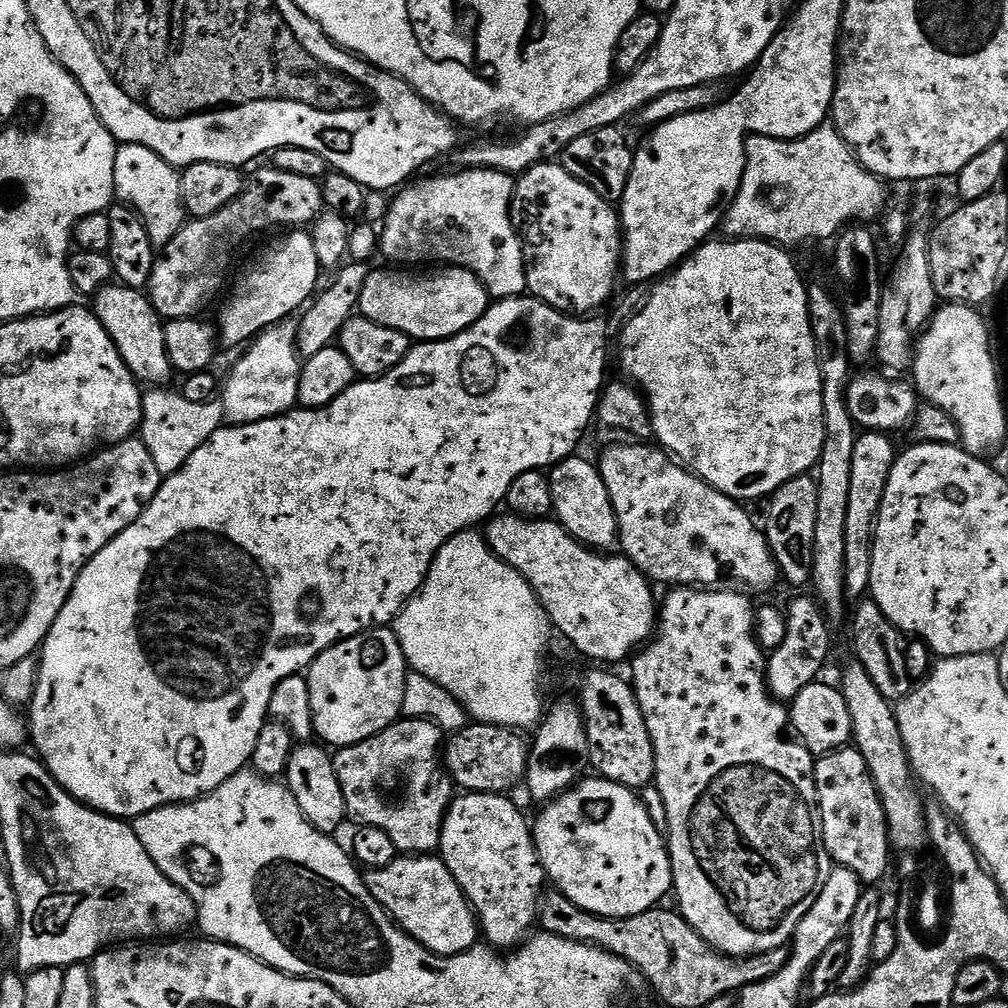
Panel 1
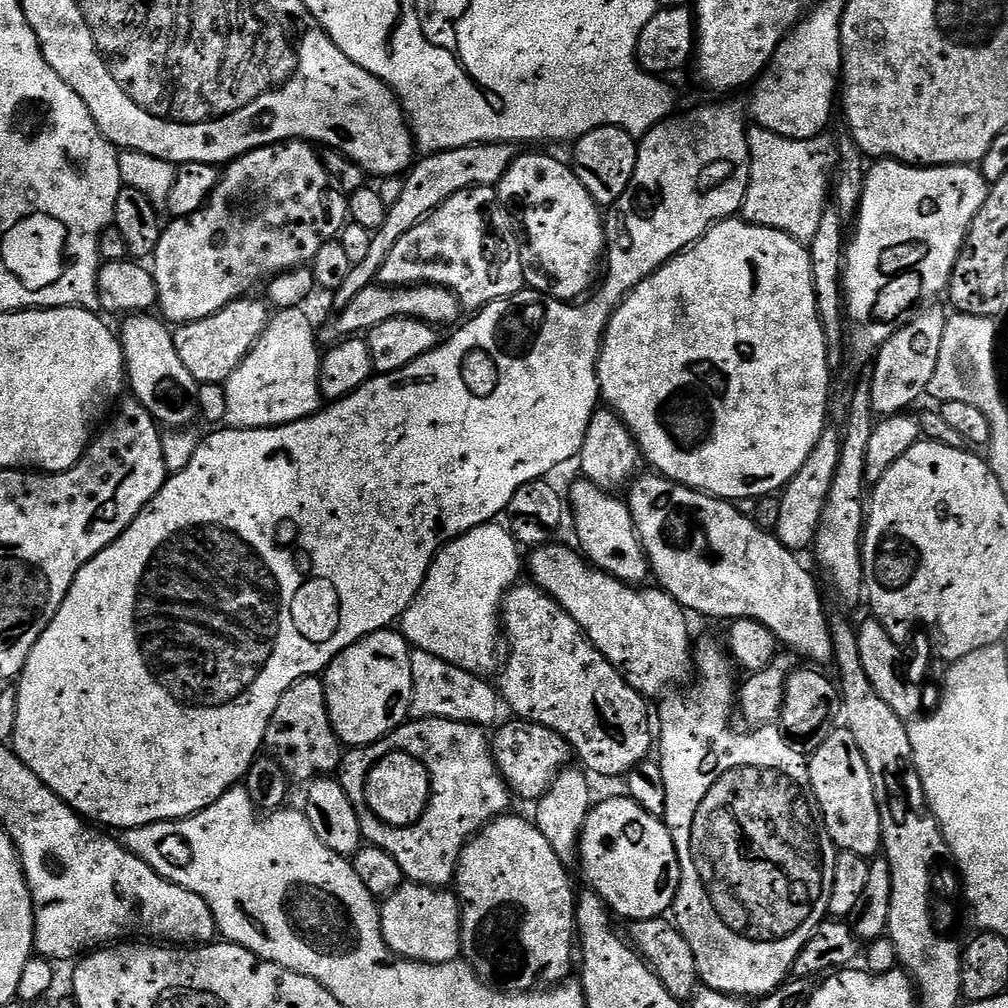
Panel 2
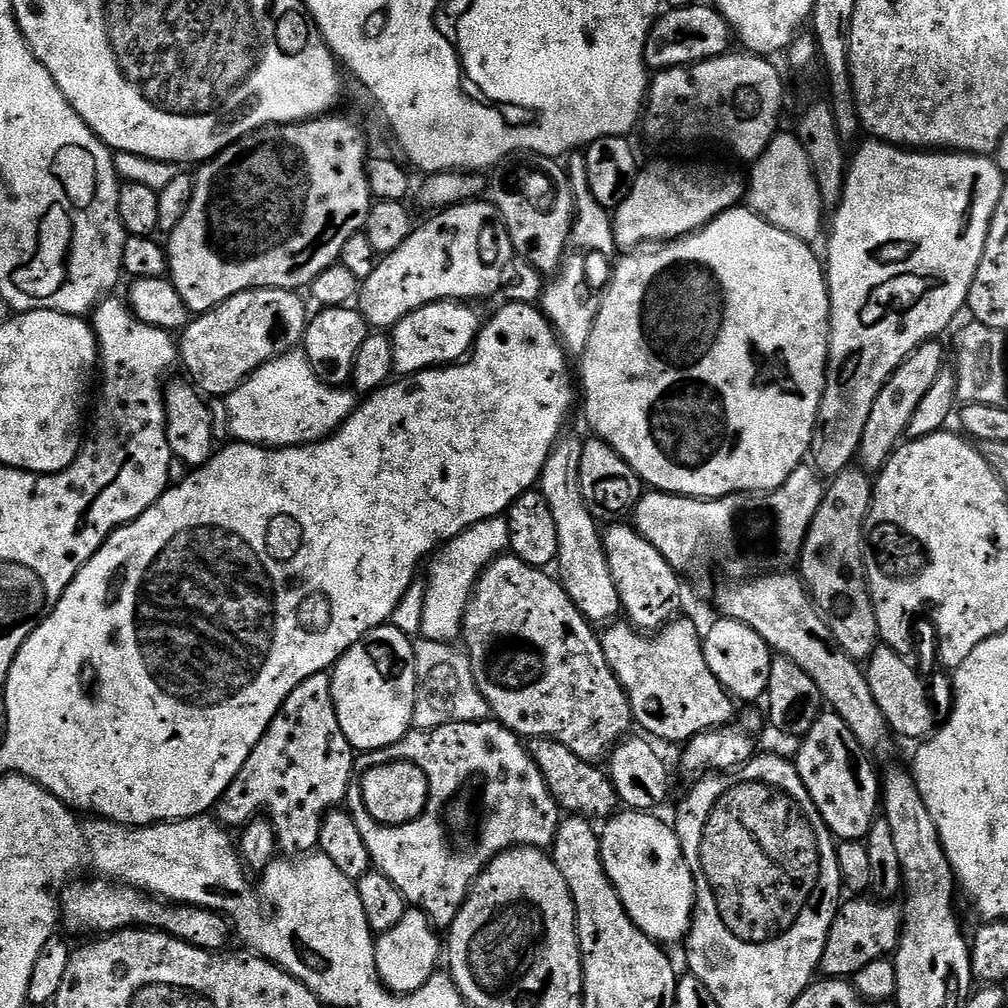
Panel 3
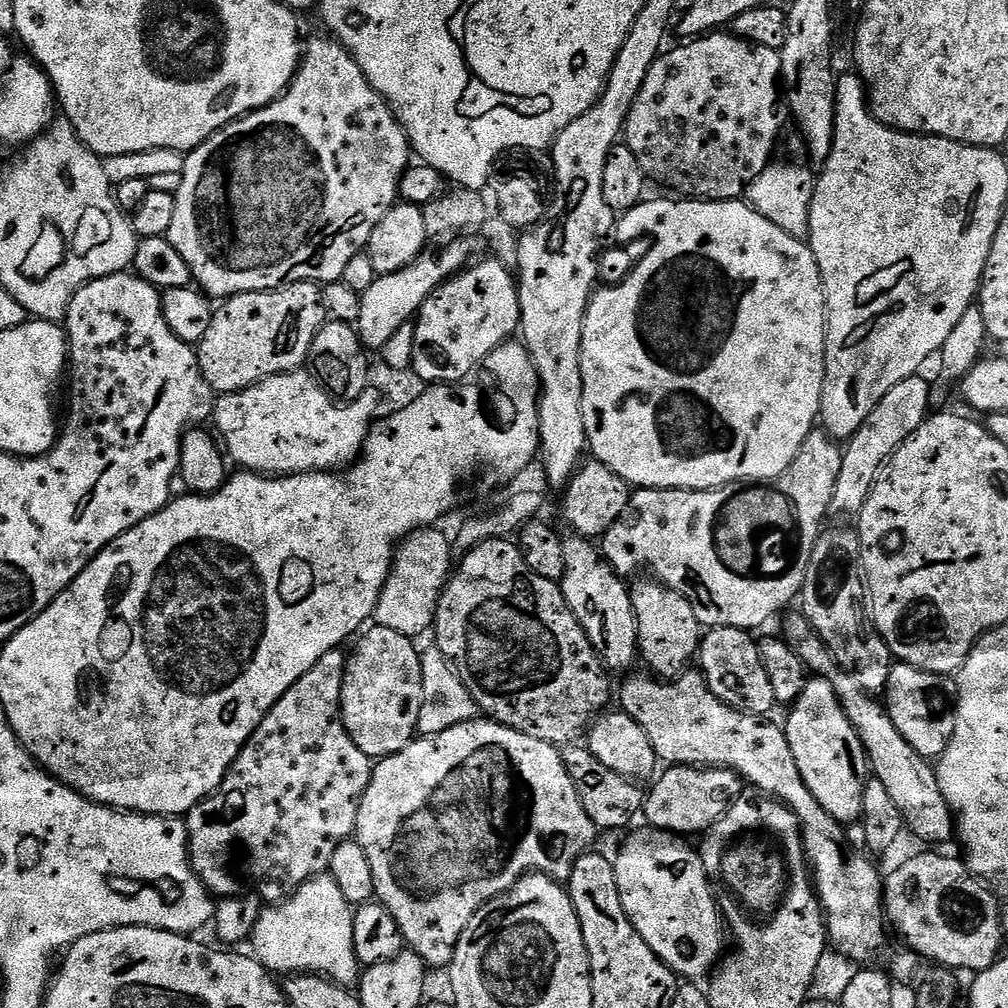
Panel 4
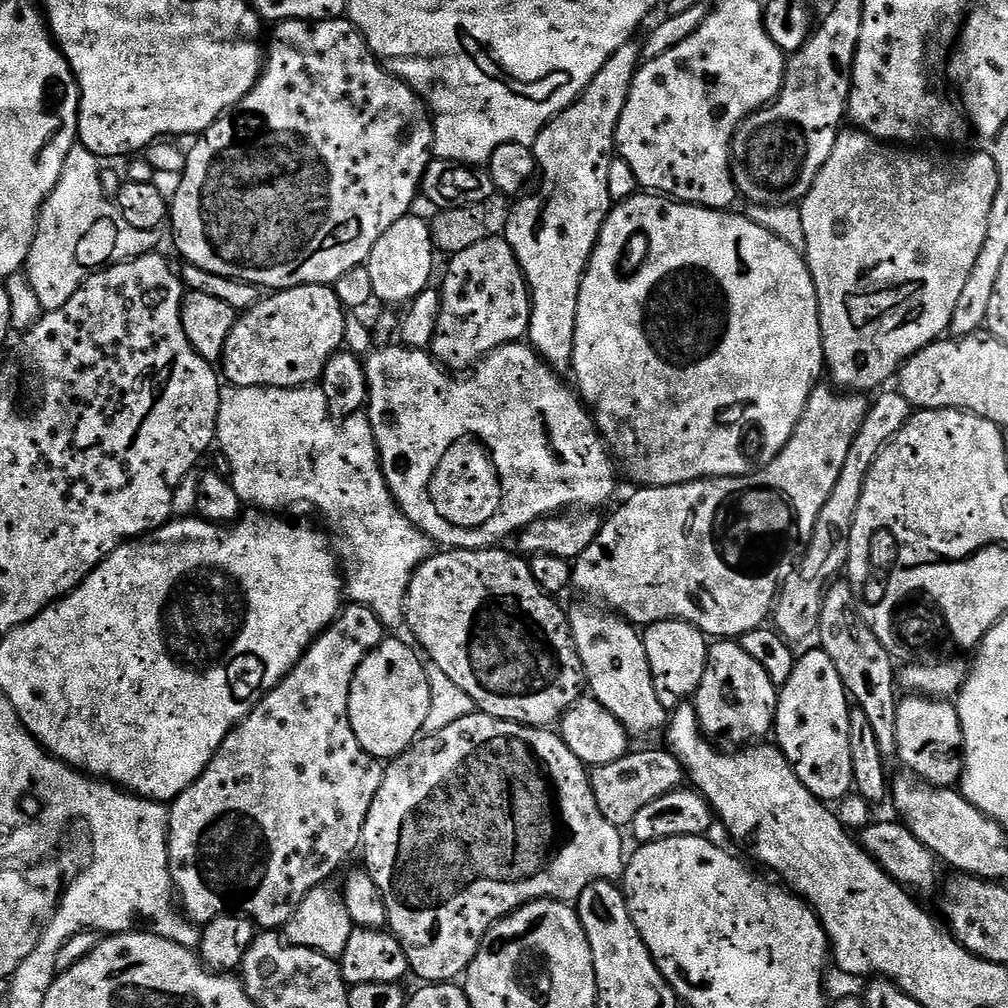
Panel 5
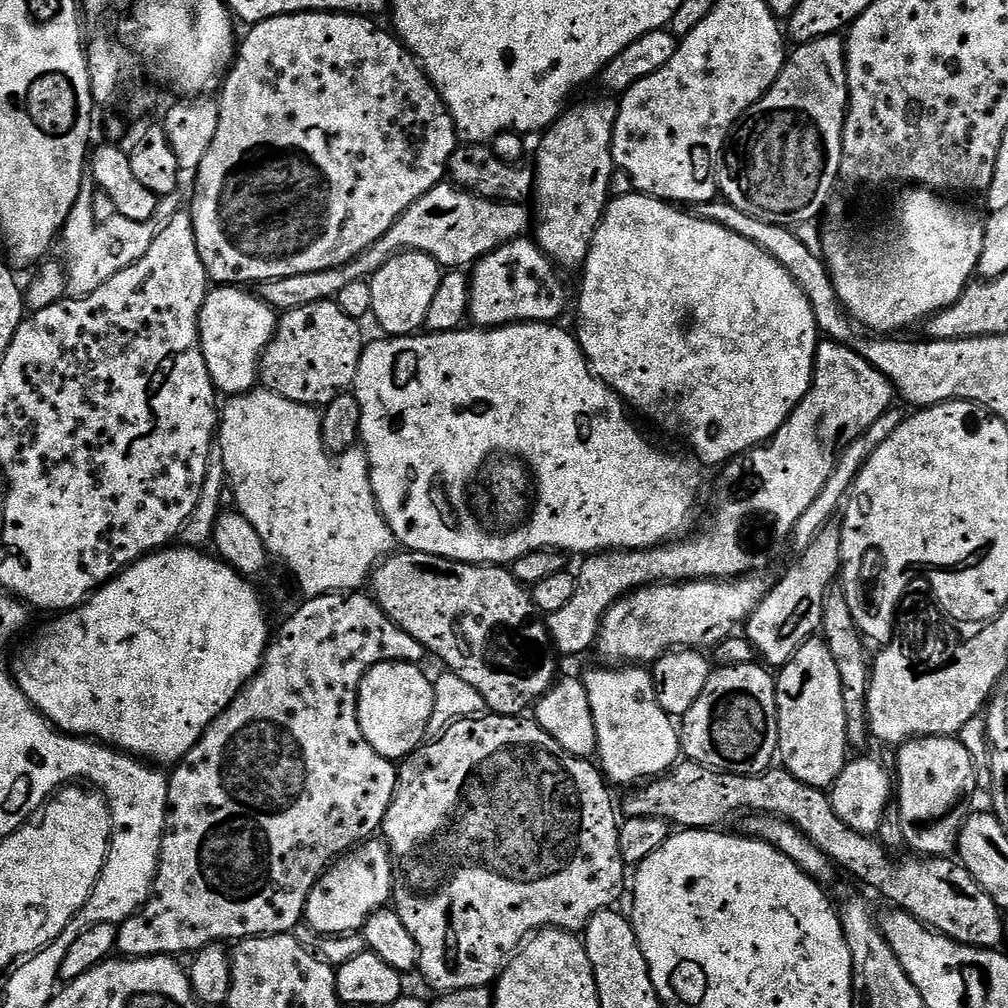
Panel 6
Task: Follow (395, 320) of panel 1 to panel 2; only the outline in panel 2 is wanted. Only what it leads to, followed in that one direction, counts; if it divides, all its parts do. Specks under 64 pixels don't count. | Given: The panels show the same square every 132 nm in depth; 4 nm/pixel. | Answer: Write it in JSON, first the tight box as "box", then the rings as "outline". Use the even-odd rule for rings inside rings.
{"box":[335,282,462,338],"outline":[[[377,282],[366,286],[366,290],[354,294],[350,303],[335,314],[337,315],[336,324],[340,327],[341,332],[339,335],[344,338],[352,338],[357,334],[367,334],[374,326],[382,326],[382,322],[390,322],[390,318],[402,318],[403,316],[424,320],[433,326],[452,323],[455,325],[461,319],[462,309],[460,299],[449,288],[440,288],[437,284],[389,288],[388,285]]]}

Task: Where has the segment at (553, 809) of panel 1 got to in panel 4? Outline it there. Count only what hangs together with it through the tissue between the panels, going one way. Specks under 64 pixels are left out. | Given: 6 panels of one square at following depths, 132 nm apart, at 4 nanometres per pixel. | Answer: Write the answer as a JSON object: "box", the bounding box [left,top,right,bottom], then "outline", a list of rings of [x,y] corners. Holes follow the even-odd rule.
{"box":[614,831,726,977],"outline":[[[647,831],[634,833],[614,856],[622,906],[634,930],[642,934],[642,942],[677,977],[707,977],[725,951],[724,936],[726,940],[726,925],[708,872],[693,845],[670,832]]]}

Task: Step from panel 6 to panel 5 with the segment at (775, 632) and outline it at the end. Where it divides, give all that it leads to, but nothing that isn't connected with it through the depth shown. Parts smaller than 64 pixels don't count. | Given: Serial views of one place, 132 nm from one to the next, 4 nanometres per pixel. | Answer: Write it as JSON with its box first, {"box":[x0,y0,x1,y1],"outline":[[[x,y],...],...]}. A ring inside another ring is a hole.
{"box":[774,390,913,642],"outline":[[[898,390],[888,391],[881,391],[875,397],[877,400],[871,401],[862,422],[862,430],[858,430],[858,438],[854,438],[854,446],[850,446],[850,454],[846,454],[842,474],[838,474],[838,483],[834,485],[830,498],[826,498],[826,506],[822,506],[818,514],[818,522],[814,522],[814,534],[810,538],[806,558],[802,558],[802,566],[798,566],[798,570],[786,578],[780,588],[780,595],[776,597],[774,627],[789,642],[817,635],[824,593],[827,592],[828,585],[848,567],[850,530],[854,530],[854,514],[858,514],[858,502],[862,502],[862,490],[866,486],[870,466],[874,466],[878,454],[882,454],[884,447],[904,429],[912,417],[913,406],[903,394]]]}

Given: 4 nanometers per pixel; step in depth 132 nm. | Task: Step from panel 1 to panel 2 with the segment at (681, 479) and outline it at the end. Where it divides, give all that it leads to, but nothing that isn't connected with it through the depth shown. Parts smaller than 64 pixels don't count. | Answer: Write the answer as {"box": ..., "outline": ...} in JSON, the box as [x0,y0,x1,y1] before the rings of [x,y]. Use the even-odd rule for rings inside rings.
{"box":[626,474,833,666],"outline":[[[641,474],[631,481],[630,487],[627,489],[628,496],[626,495],[626,503],[628,509],[632,512],[634,518],[634,526],[638,538],[644,547],[644,553],[648,556],[648,566],[651,575],[656,576],[655,583],[659,585],[663,591],[669,592],[679,604],[686,609],[689,613],[695,614],[697,612],[700,616],[713,616],[716,620],[725,620],[731,622],[733,620],[757,620],[762,622],[762,626],[766,626],[766,630],[770,630],[776,635],[777,641],[781,645],[784,644],[791,650],[797,657],[805,656],[805,661],[811,662],[816,666],[824,666],[824,664],[833,659],[832,654],[832,633],[830,631],[830,616],[829,613],[824,613],[824,604],[820,601],[820,588],[816,585],[816,580],[810,573],[804,569],[804,564],[799,560],[797,553],[793,549],[787,548],[778,537],[771,531],[763,532],[754,521],[748,516],[743,516],[739,512],[735,503],[727,500],[719,500],[717,496],[709,496],[707,492],[697,492],[694,488],[687,488],[686,485],[680,484],[677,480],[669,480],[668,477],[659,474]]]}

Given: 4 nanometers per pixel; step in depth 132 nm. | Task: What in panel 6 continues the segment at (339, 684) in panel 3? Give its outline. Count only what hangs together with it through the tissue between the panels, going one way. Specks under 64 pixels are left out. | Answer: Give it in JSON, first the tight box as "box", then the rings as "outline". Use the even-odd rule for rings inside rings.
{"box":[356,660,434,762],"outline":[[[391,660],[375,664],[362,678],[360,693],[356,695],[356,713],[362,726],[362,734],[378,754],[393,762],[403,761],[404,757],[415,752],[428,736],[430,714],[434,714],[433,677],[423,672],[420,664],[409,664],[402,660]]]}

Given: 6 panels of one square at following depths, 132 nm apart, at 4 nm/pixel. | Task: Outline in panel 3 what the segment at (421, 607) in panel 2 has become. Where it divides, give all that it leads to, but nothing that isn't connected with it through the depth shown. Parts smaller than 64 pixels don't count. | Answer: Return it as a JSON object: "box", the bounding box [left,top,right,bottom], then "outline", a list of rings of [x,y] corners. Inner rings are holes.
{"box":[422,516,510,644],"outline":[[[495,516],[489,520],[478,522],[470,526],[462,534],[458,534],[453,540],[448,541],[431,557],[428,568],[428,580],[424,584],[426,590],[426,606],[422,609],[422,636],[425,640],[450,644],[461,639],[464,631],[464,615],[468,609],[468,604],[472,600],[472,592],[476,588],[476,583],[480,581],[480,575],[485,568],[496,559],[503,556],[510,548],[510,530],[508,522],[504,516]]]}

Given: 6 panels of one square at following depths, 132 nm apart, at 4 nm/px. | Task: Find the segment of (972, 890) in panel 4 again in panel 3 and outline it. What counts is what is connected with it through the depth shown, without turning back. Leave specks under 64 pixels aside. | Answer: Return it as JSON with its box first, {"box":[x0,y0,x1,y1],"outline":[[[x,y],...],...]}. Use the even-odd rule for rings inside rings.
{"box":[820,898,902,978],"outline":[[[868,898],[848,899],[841,903],[826,938],[826,950],[822,950],[820,972],[828,978],[851,978],[862,966],[891,957],[900,940],[902,912],[897,905],[895,908],[892,904],[864,900]]]}

